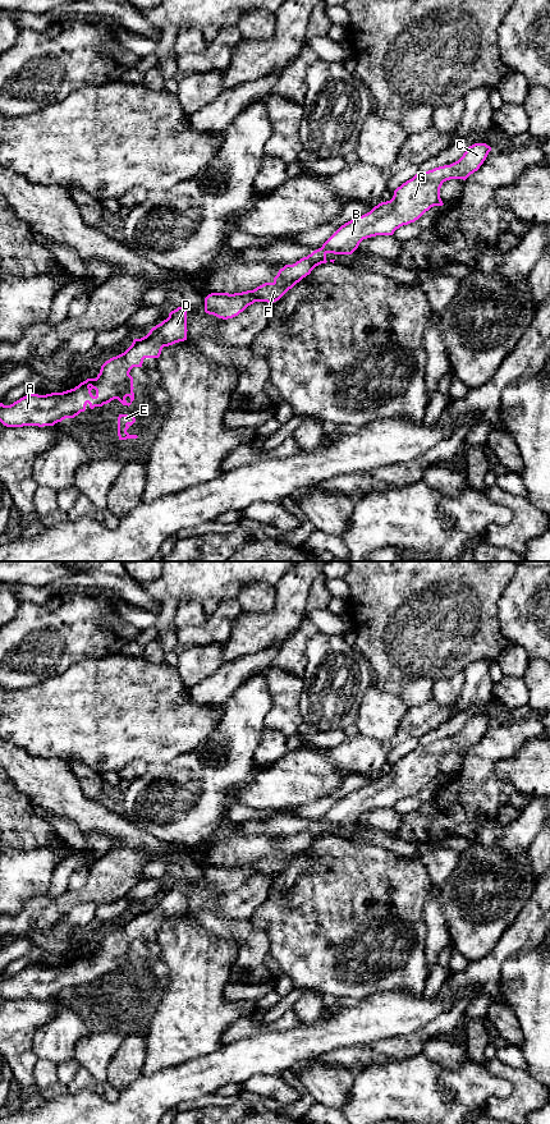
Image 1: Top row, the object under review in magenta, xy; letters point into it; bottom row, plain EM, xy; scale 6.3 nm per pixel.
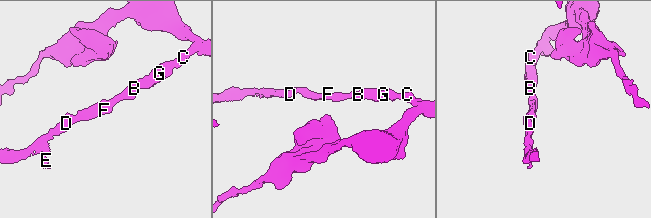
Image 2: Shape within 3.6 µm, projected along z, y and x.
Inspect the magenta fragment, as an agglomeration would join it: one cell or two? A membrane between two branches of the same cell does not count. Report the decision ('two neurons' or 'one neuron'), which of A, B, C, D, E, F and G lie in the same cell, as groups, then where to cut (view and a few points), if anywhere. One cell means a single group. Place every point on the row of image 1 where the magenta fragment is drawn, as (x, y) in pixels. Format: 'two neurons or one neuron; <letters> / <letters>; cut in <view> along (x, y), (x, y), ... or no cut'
one neuron; A B C D E F G; no cut

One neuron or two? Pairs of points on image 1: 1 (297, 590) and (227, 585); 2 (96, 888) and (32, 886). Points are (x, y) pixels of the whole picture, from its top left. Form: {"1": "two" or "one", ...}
{"1": "two", "2": "two"}

